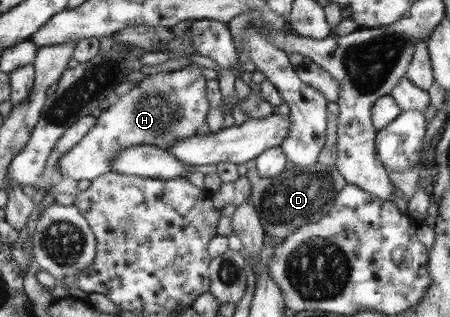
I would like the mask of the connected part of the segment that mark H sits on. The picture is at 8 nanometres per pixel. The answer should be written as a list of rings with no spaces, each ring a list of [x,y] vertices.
[[[192,64],[175,71],[158,72],[156,75],[144,76],[137,87],[120,97],[119,102],[107,108],[99,116],[99,124],[90,132],[77,147],[64,154],[58,162],[58,169],[75,180],[94,181],[112,170],[114,158],[119,152],[138,144],[152,144],[165,149],[177,139],[187,138],[196,134],[197,126],[206,124],[210,114],[210,105],[205,96],[205,78],[201,76],[201,67]]]

